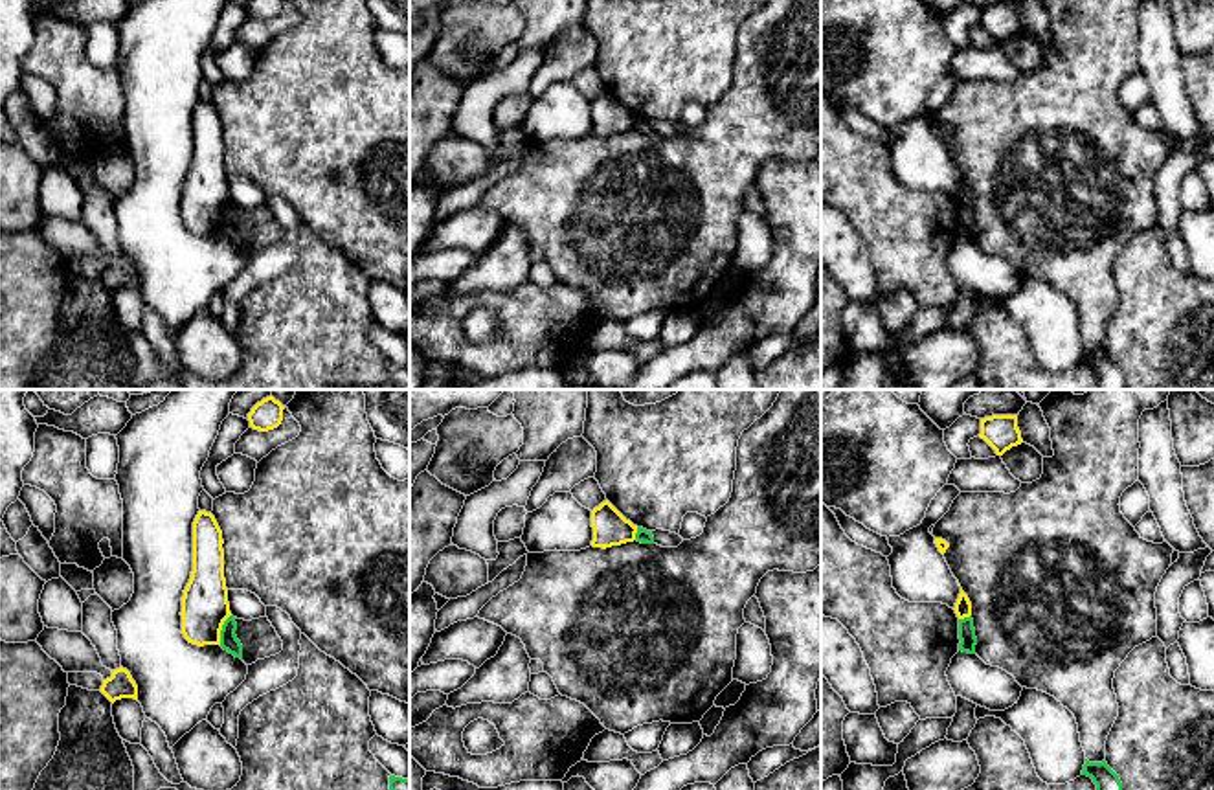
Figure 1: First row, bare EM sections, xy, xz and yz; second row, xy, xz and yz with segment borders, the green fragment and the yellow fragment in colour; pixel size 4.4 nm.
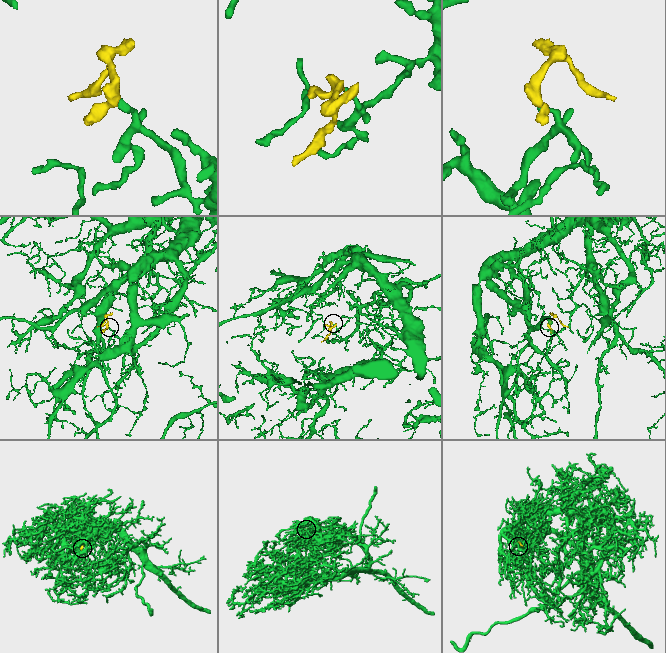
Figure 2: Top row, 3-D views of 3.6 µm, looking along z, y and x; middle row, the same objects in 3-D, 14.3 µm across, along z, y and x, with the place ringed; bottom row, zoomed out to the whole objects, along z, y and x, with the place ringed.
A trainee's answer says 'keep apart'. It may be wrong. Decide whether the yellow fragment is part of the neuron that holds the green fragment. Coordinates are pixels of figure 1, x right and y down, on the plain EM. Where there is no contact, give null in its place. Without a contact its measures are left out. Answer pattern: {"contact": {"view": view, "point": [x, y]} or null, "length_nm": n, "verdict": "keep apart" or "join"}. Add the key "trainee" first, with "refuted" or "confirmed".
{"trainee": "confirmed", "contact": {"view": "xy", "point": [223, 217]}, "length_nm": 140, "verdict": "keep apart"}

